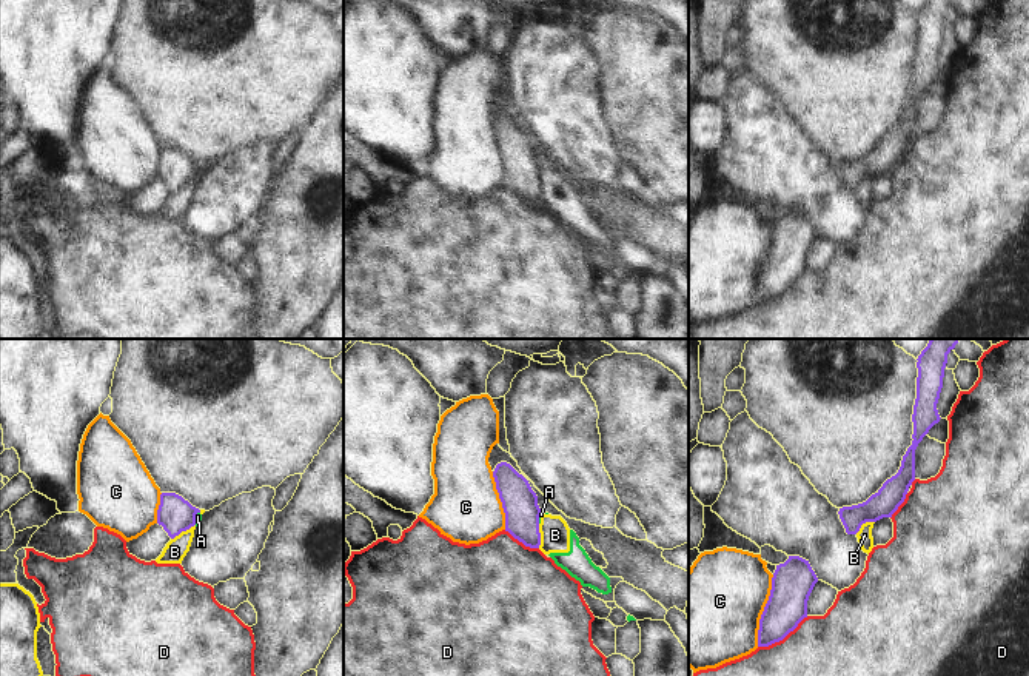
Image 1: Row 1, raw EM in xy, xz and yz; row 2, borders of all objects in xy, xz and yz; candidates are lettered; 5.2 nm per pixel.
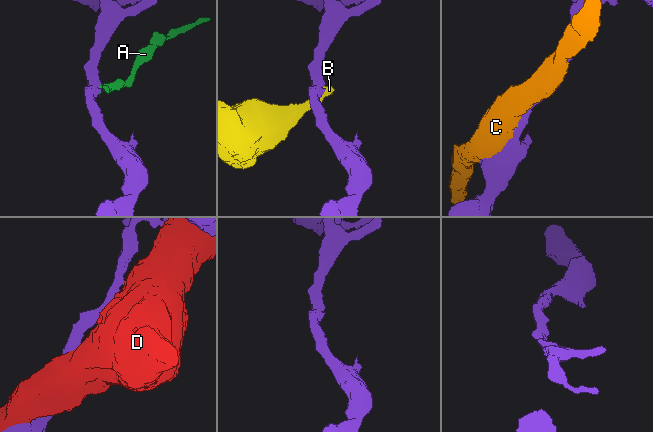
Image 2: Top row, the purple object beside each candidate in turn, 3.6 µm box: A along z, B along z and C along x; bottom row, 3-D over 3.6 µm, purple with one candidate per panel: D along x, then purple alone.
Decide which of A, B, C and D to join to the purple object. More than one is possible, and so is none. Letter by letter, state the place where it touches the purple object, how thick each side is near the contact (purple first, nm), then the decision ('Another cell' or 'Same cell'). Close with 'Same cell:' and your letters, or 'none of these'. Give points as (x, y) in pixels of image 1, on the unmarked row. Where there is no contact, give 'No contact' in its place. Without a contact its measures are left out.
A: Touches purple at xy (194, 173). Thickness 190 nm (purple) against 30 nm. Another cell
B: Touches purple at xy (182, 185). Thickness 190 nm (purple) against 120 nm. Another cell
C: Touches purple at yz (764, 265). Thickness 220 nm (purple) against 460 nm. Another cell
D: Touches purple at yz (783, 293). Thickness 200 nm (purple) against 500 nm. Another cell
Same cell: none of these.

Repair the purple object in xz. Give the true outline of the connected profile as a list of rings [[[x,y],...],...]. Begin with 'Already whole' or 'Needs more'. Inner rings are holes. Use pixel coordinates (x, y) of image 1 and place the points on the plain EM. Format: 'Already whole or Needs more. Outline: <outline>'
Already whole. Outline: [[[507,117],[496,120],[493,132],[505,168],[505,186],[525,202],[539,203],[541,163],[528,136]]]

